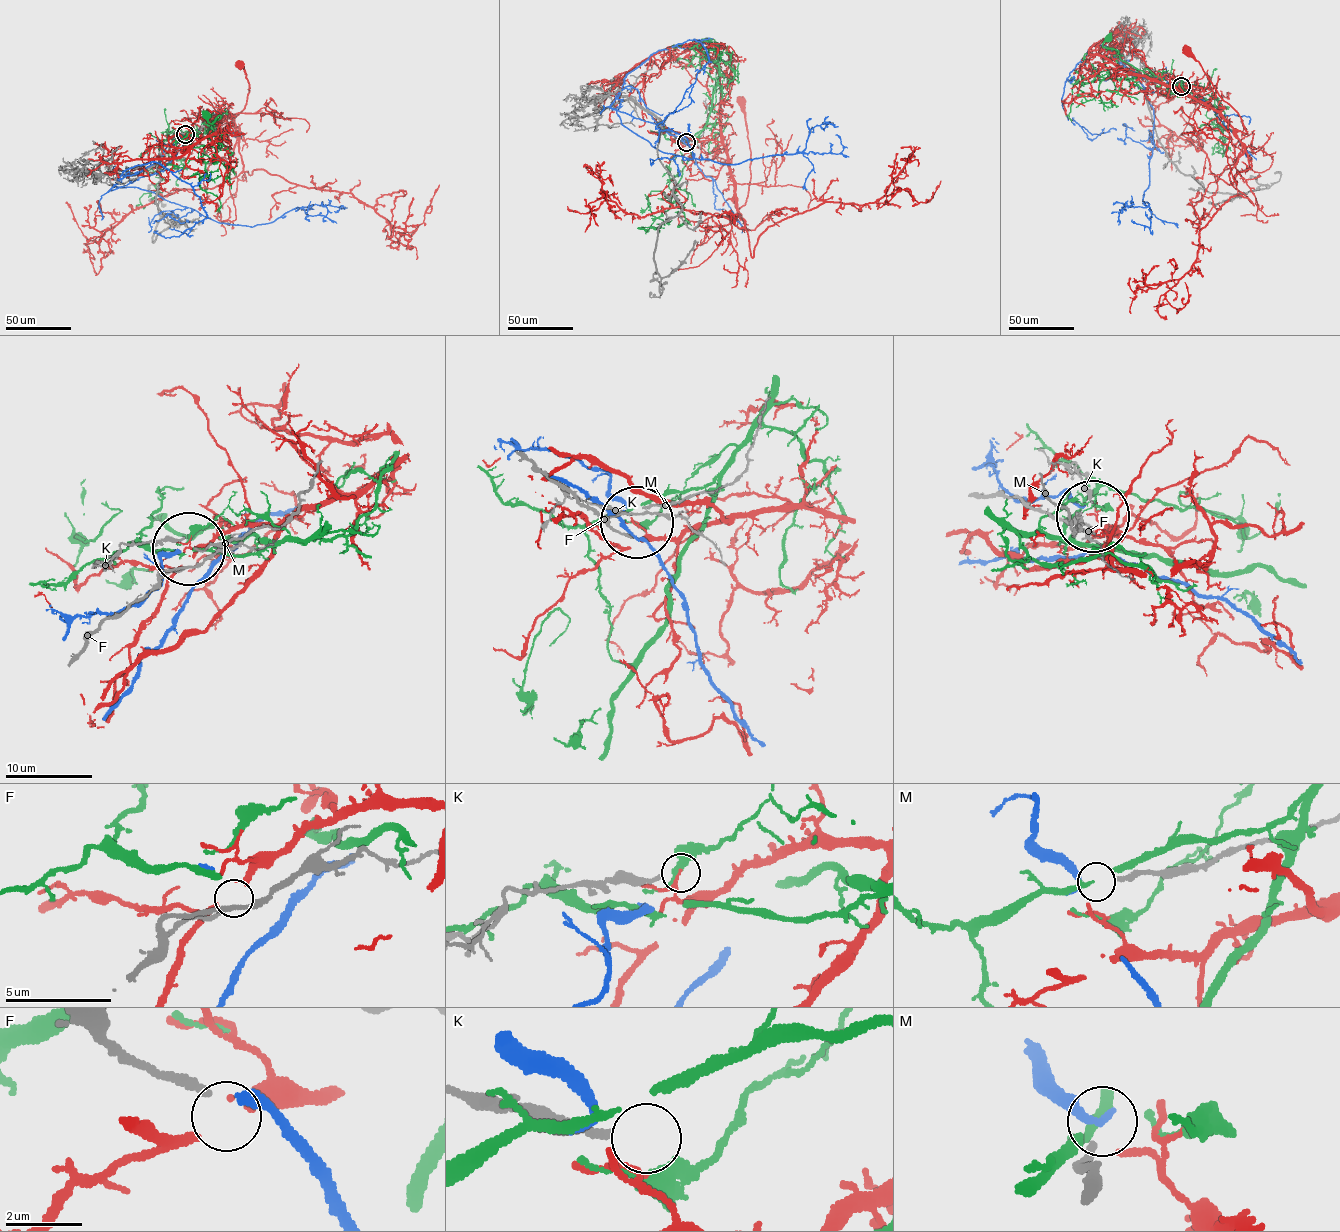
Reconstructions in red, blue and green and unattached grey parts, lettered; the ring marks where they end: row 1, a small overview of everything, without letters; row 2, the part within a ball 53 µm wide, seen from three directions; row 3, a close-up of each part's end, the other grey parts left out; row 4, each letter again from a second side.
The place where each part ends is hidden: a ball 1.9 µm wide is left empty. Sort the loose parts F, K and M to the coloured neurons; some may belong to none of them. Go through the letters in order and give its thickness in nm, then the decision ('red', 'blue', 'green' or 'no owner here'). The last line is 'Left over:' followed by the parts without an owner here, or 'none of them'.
F: 200 nm | no owner here
K: 200 nm | no owner here
M: 200 nm | blue
Left over: F, K

